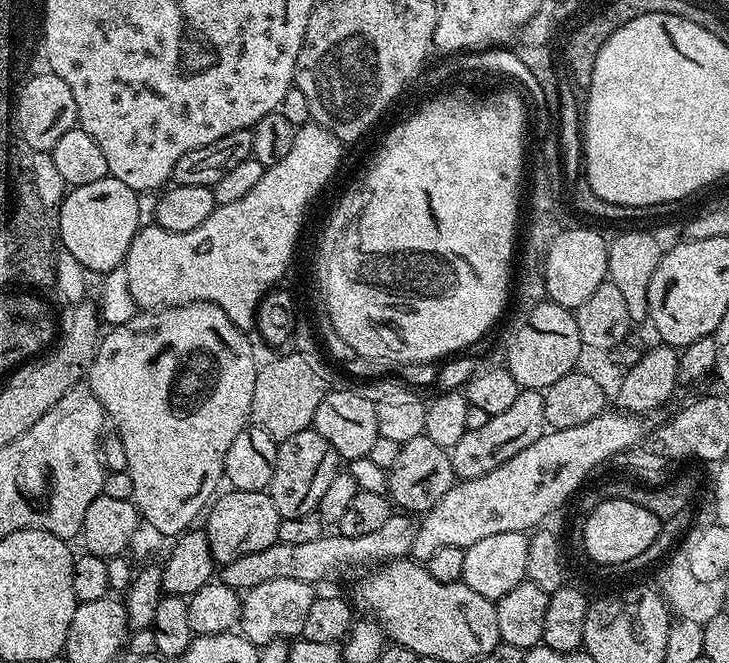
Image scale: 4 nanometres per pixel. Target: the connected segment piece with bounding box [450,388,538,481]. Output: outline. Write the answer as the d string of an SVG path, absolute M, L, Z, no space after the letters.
M526 388L520 391L518 398L514 398L514 403L503 414L489 416L486 426L462 434L462 439L450 449L457 481L482 478L482 474L498 470L502 462L510 462L518 450L526 450L526 446L537 438L536 420L538 424L538 392L537 389Z

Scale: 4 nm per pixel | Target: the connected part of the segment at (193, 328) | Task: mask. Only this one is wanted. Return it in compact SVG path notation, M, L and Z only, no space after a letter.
M206 302L184 304L180 308L144 310L134 318L130 318L130 322L117 324L108 330L108 333L106 331L103 333L96 357L93 364L89 366L86 386L94 394L94 398L98 398L111 427L112 424L116 427L113 428L115 435L120 437L122 446L126 450L126 462L128 463L126 473L132 479L131 501L135 504L143 523L154 526L155 529L160 530L169 538L175 538L180 533L187 532L197 523L196 515L200 511L203 513L209 507L210 501L217 495L216 487L219 486L220 480L222 484L225 479L224 459L226 458L226 450L230 450L230 442L234 442L234 438L238 438L238 434L249 423L252 415L252 399L254 398L258 363L256 364L256 356L252 353L251 342L244 336L247 336L245 329L234 326L234 322L230 322L230 318L226 318L222 309Z

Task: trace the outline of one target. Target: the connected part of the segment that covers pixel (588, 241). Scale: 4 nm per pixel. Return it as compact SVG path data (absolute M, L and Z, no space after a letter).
M587 226L560 231L558 238L554 238L554 246L550 246L550 254L546 254L547 299L569 310L582 306L582 302L586 302L586 298L590 298L590 294L594 294L594 290L605 283L608 245L606 236L604 240L602 233Z

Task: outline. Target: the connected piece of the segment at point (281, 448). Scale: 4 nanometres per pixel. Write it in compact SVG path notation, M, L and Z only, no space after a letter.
M313 427L279 441L276 450L274 478L270 495L281 518L298 518L316 511L322 493L330 486L334 474L341 467L340 455Z

